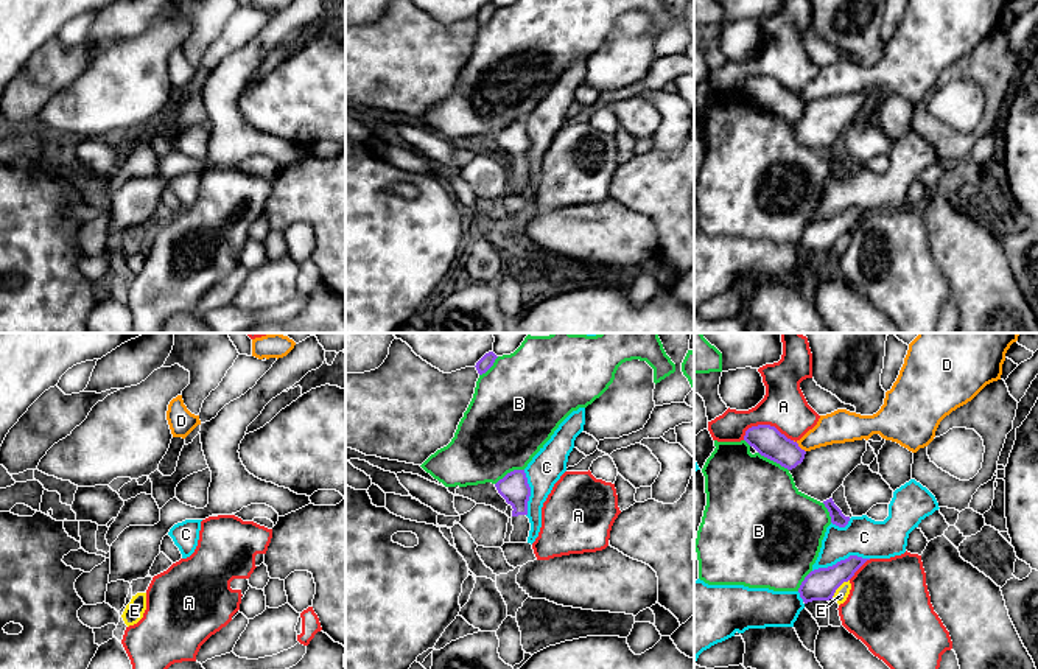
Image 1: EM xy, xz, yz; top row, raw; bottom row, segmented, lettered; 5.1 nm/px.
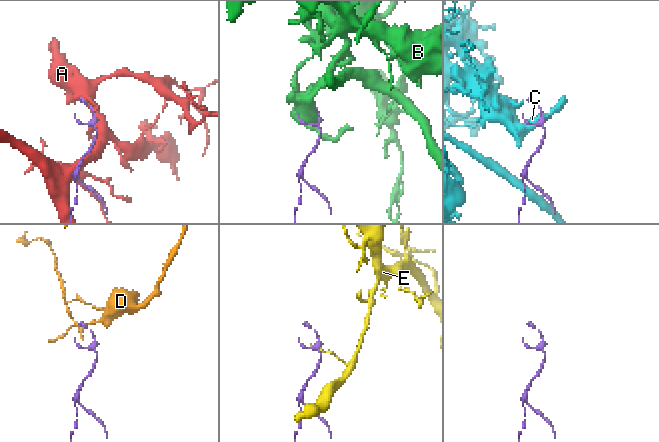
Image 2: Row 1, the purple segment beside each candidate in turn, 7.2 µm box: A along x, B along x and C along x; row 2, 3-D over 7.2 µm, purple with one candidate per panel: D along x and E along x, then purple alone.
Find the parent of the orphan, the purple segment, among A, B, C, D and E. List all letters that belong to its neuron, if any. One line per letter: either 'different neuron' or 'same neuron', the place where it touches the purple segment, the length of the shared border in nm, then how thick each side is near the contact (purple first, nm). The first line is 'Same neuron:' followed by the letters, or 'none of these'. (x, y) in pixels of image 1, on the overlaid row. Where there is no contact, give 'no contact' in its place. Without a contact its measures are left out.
Same neuron: none of these
A: different neuron | yz (767, 425) | 260 nm | 160/220 nm
B: different neuron | yz (774, 461) | 190 nm | 160/480 nm
C: different neuron | yz (841, 560) | 300 nm | 160/200 nm
D: different neuron | yz (797, 445) | 90 nm | 160/170 nm
E: different neuron | yz (838, 587) | 140 nm | 160/70 nm

